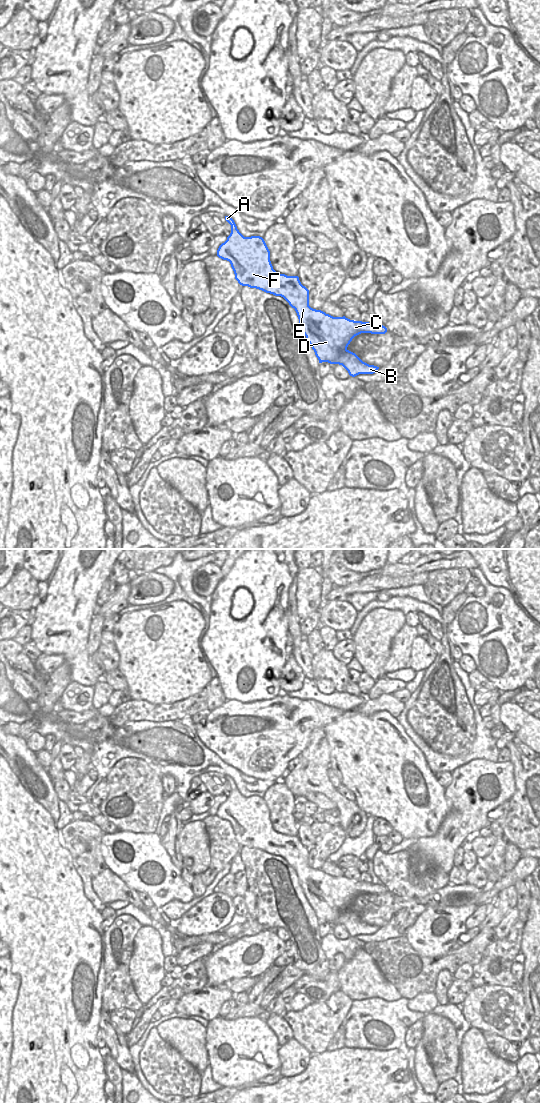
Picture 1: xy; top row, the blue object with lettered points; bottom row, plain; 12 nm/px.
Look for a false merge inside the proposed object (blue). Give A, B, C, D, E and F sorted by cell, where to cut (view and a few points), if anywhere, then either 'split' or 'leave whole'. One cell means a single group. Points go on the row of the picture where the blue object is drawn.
groups A B C D E F; cut none; leave whole

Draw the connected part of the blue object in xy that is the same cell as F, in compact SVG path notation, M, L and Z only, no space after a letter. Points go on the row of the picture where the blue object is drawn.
M225 216L225 220L231 225L231 233L219 246L217 256L230 262L240 285L281 296L295 309L319 363L342 365L352 377L373 374L379 369L363 362L347 347L361 333L385 334L385 326L354 321L345 316L333 317L311 308L309 290L301 284L299 277L280 274L273 269L264 239L260 236L244 237L230 216Z

